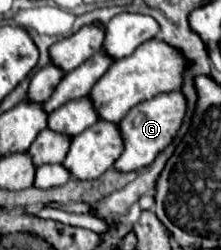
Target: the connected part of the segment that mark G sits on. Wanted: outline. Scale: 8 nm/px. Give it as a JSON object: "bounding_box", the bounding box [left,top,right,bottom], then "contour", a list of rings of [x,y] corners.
{"bounding_box":[115,91,187,171],"contour":[[[171,91],[171,93],[161,93],[149,101],[141,101],[135,105],[127,117],[119,123],[123,141],[125,141],[125,151],[123,155],[115,161],[117,171],[137,171],[155,161],[155,157],[175,139],[179,127],[183,125],[183,117],[187,111],[187,101],[181,91]]]}

